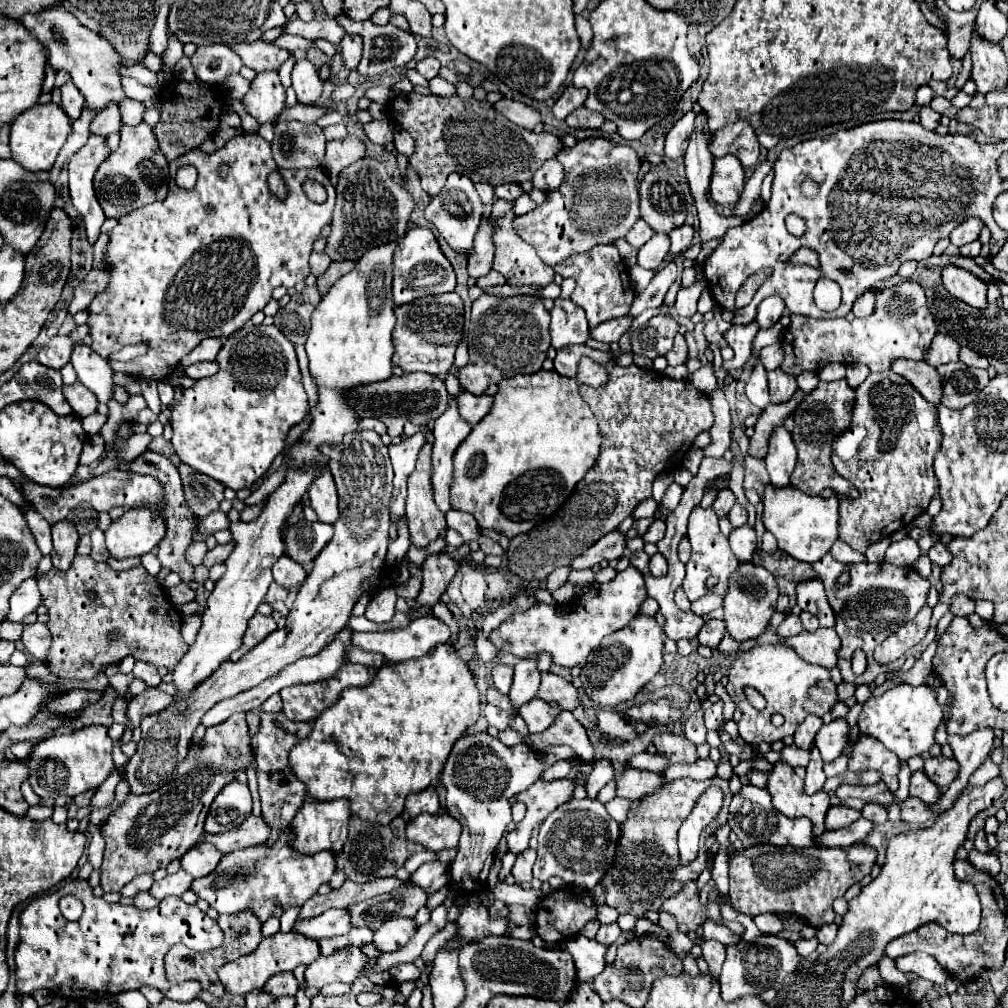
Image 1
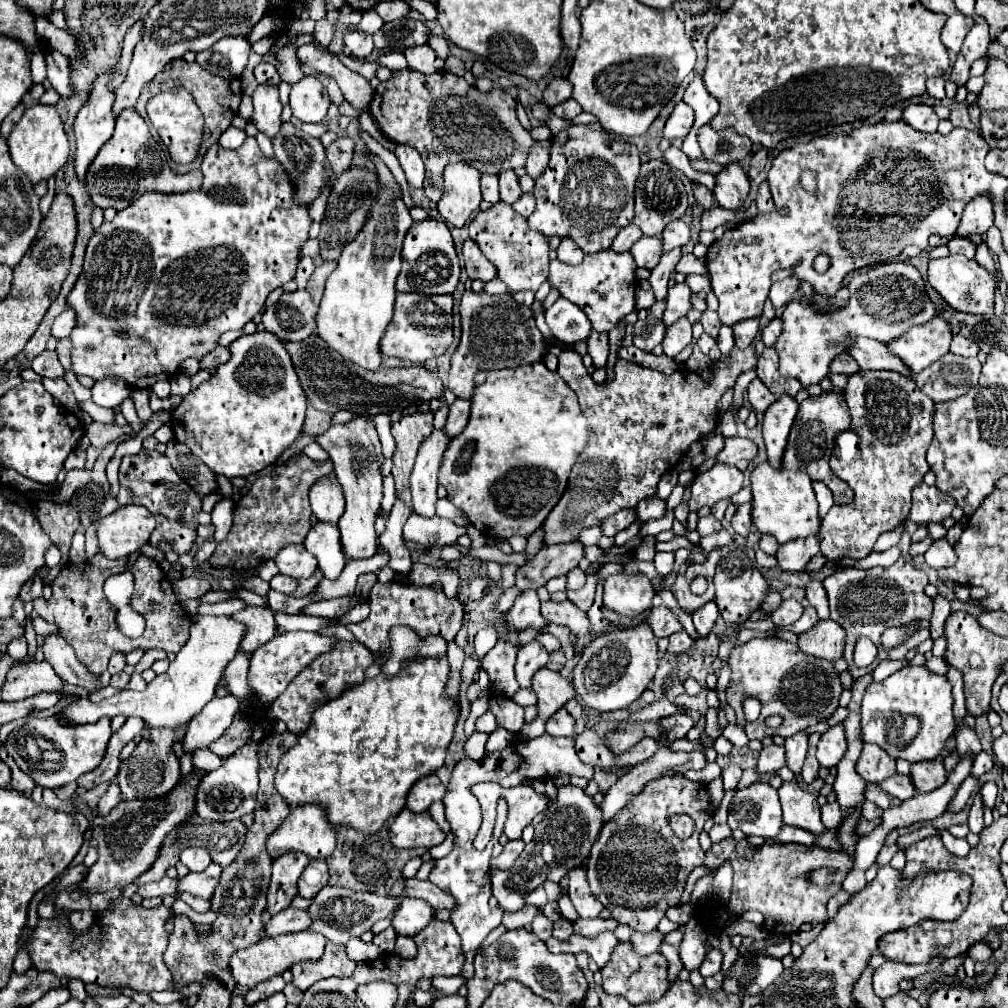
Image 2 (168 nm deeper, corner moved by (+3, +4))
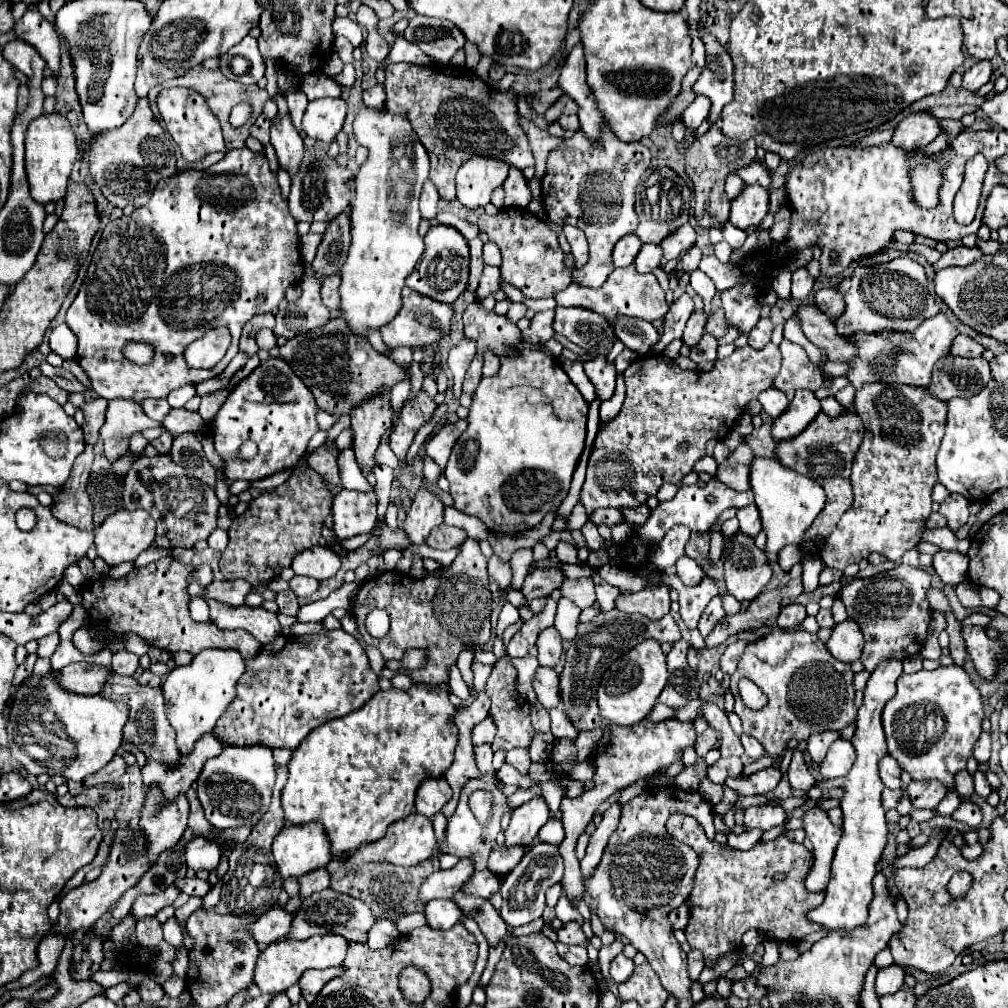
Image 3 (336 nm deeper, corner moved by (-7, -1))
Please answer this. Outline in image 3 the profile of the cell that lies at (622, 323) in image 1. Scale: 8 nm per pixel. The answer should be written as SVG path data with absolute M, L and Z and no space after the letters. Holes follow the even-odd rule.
M596 356L594 360L584 362L584 370L592 380L592 384L596 386L598 398L608 400L614 392L614 380L616 380L614 362L608 362L606 356Z

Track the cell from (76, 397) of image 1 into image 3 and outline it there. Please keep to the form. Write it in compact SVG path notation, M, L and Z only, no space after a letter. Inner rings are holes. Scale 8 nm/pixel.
M38 376L26 390L34 390L34 392L42 392L48 394L50 398L54 398L60 406L64 406L68 402L68 392L62 392L62 388L58 388L54 384L54 380L46 378L46 376Z

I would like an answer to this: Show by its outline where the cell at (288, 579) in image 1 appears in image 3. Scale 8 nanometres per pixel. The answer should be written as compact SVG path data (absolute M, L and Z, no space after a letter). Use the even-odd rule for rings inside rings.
M316 544L306 552L298 552L298 556L294 556L292 560L292 570L298 576L310 576L316 580L326 580L334 576L338 568L340 568L340 556L322 544Z

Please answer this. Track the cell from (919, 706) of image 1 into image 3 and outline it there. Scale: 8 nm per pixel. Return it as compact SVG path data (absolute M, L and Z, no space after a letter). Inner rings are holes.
M940 666L932 672L902 674L896 684L896 694L886 702L882 712L888 754L898 760L902 770L912 774L912 780L940 780L946 788L954 788L954 776L966 768L972 746L982 732L982 718L984 700L962 668ZM926 706L938 710L944 718L944 732L932 742L924 736L924 726L918 724L926 716Z

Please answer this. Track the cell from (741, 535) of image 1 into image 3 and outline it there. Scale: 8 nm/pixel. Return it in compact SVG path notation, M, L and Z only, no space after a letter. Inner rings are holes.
M750 504L750 506L742 508L742 510L738 510L736 518L740 522L740 532L746 532L746 536L752 536L754 538L762 530L760 514L758 514L756 504Z

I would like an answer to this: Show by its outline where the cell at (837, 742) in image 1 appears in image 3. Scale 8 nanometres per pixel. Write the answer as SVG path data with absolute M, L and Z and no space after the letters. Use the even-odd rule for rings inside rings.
M840 738L830 746L830 750L820 766L820 774L826 780L846 776L846 772L850 772L852 764L854 764L854 746L850 740Z

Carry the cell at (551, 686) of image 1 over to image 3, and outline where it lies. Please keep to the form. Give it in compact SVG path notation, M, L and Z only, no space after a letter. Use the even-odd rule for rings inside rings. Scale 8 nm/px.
M538 668L534 676L534 692L538 696L538 702L550 710L556 708L560 700L560 678L552 668Z

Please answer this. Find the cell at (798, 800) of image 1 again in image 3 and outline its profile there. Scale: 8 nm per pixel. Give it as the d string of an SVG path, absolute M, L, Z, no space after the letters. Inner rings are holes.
M818 806L808 808L802 816L802 822L804 822L806 836L814 846L814 866L806 878L806 888L812 892L818 892L818 890L824 890L828 884L830 862L834 858L834 850L842 836L842 830L836 828L828 820L828 814Z

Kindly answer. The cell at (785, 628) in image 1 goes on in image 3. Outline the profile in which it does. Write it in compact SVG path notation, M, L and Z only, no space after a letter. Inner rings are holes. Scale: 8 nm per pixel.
M790 604L782 608L776 624L778 628L796 628L804 618L806 618L806 608L802 604Z

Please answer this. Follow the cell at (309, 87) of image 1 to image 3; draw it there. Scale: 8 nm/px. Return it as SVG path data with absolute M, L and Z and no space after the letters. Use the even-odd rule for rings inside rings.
M318 98L308 102L306 106L302 130L314 140L330 144L340 132L344 116L346 116L346 102L342 98Z

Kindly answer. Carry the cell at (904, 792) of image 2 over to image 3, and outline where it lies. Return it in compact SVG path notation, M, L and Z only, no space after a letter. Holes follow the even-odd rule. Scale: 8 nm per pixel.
M884 788L884 790L882 790L882 806L884 806L884 810L896 808L896 804L900 802L902 796L906 796L906 792L904 792L902 788L898 788L898 790L888 790L888 788Z

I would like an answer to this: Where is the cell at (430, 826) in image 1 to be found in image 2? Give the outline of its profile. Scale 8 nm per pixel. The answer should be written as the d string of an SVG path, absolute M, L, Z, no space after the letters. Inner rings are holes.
M402 809L400 815L396 815L394 823L390 825L388 833L388 841L396 849L412 849L412 847L430 849L434 845L440 845L444 839L446 839L444 831L434 823L428 811L414 813Z

